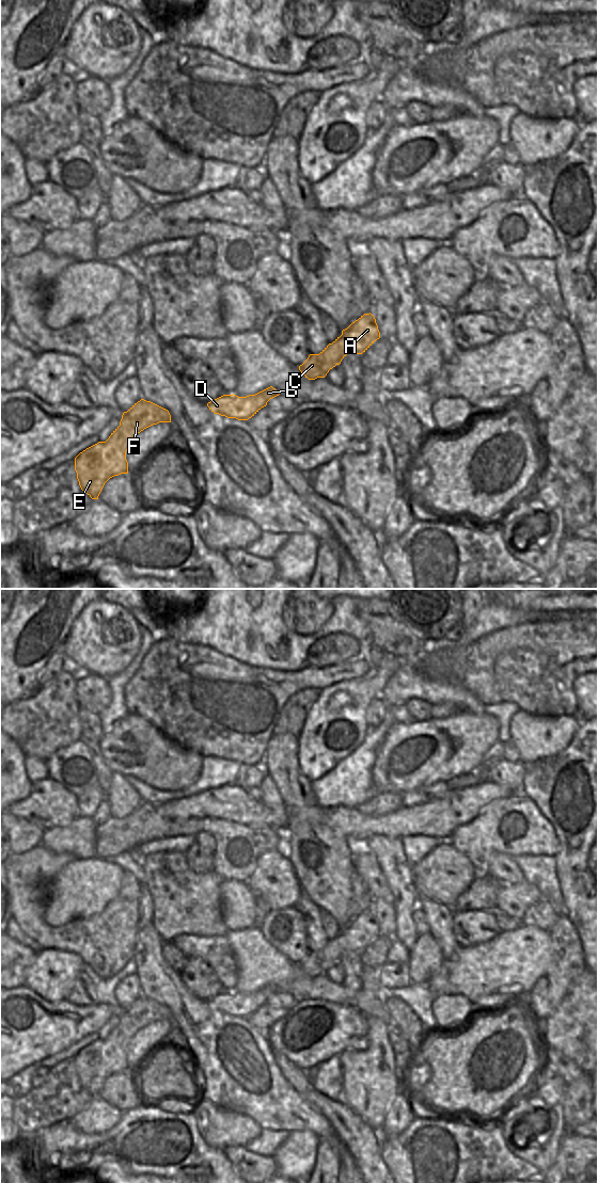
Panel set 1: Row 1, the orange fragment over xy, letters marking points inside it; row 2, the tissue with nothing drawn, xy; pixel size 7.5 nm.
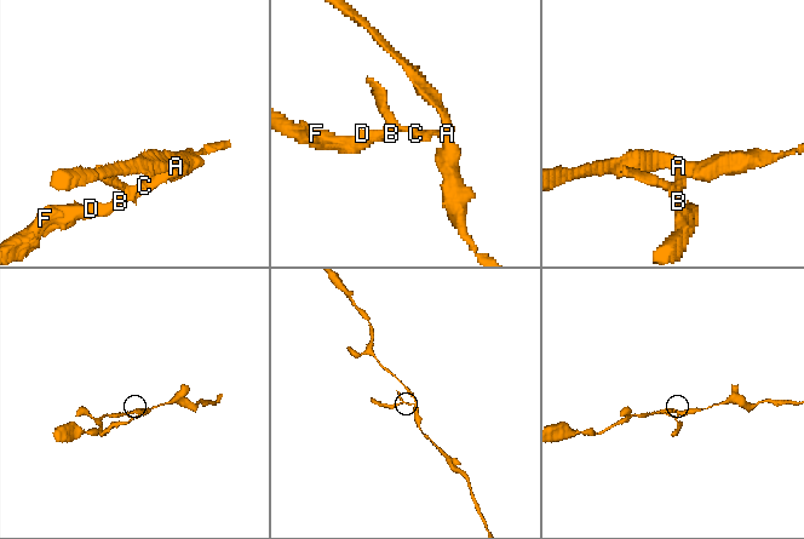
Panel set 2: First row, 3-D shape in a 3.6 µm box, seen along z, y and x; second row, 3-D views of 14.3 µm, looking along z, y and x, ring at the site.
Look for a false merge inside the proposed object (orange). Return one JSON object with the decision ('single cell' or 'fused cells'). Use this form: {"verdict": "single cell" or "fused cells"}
{"verdict": "fused cells"}

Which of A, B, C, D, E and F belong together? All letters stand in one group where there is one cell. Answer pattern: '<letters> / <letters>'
A / B C D E F

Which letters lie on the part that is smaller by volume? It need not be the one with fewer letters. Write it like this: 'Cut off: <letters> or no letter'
Cut off: B, C, D, E, F

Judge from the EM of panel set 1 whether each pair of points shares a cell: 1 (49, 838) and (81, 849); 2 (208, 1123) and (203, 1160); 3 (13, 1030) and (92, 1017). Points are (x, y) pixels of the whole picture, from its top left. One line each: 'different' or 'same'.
1: same
2: different
3: same

